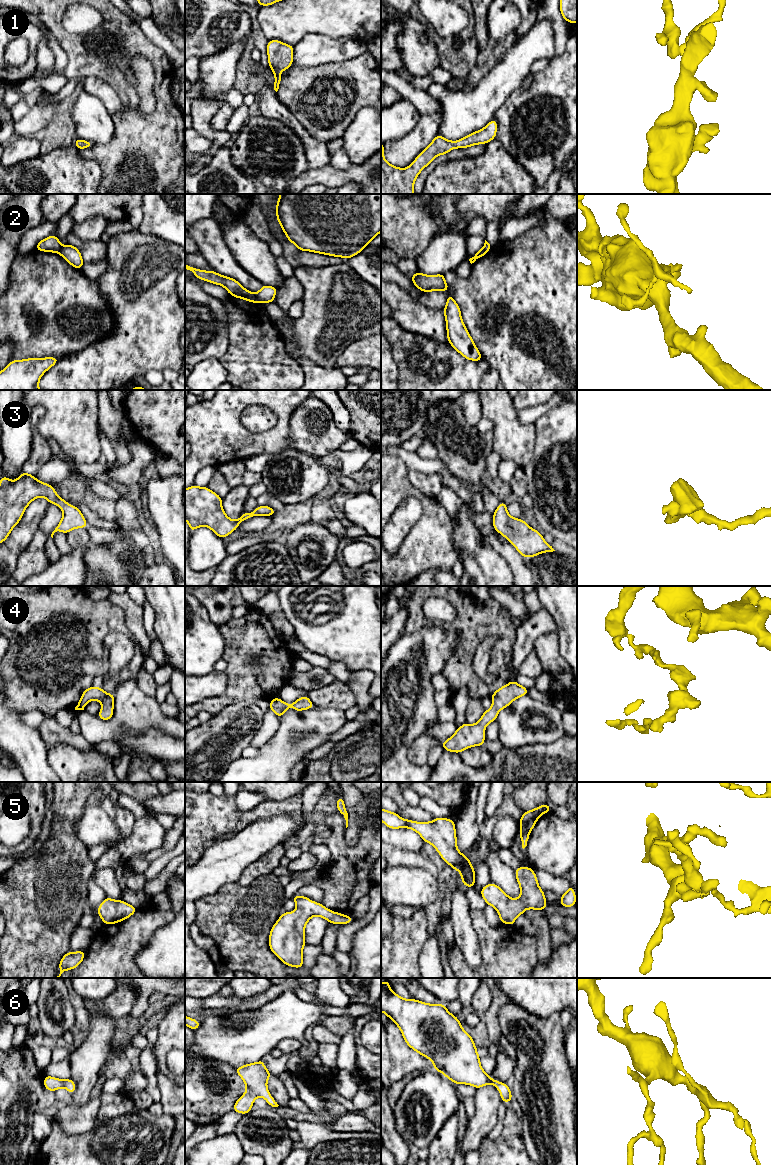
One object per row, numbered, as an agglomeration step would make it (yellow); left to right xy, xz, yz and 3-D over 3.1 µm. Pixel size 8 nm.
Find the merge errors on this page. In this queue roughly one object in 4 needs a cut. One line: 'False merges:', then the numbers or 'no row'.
False merges: 2

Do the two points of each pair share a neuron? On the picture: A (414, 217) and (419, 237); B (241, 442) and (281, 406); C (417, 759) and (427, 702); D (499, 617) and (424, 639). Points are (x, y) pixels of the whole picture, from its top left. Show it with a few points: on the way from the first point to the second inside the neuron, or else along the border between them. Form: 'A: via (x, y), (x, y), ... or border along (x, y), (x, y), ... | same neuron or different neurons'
A: via (414, 222), (414, 232) | same neuron
B: via (256, 442), (265, 442), (281, 426), (281, 421) | same neuron
C: border along (427, 733), (419, 735), (410, 744), (408, 755) | different neurons
D: border along (436, 623), (458, 635), (458, 649), (452, 655) | different neurons

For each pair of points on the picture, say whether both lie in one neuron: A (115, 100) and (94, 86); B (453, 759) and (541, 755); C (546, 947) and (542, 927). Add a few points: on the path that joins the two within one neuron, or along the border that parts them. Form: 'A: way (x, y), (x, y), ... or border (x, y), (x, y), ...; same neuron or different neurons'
A: way (110, 98), (99, 88); same neuron
B: way (475, 771), (519, 771); same neuron
C: way (544, 942), (543, 932); same neuron

